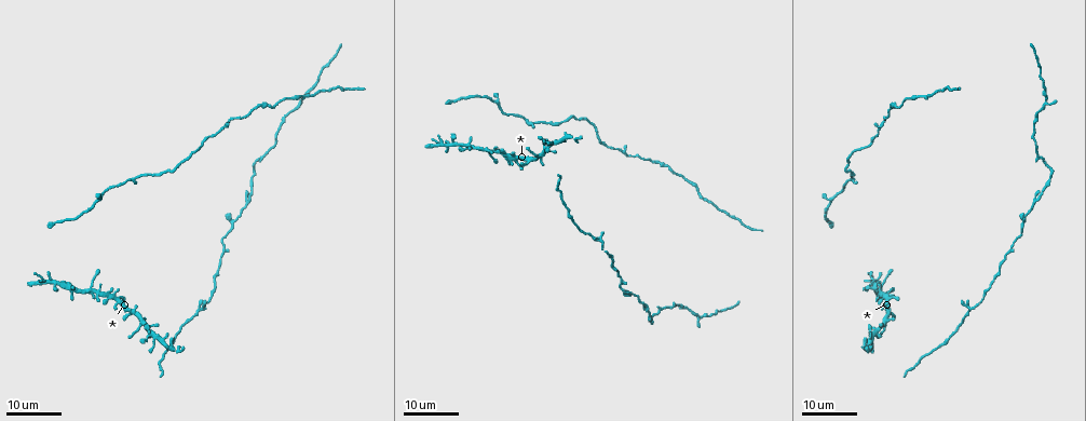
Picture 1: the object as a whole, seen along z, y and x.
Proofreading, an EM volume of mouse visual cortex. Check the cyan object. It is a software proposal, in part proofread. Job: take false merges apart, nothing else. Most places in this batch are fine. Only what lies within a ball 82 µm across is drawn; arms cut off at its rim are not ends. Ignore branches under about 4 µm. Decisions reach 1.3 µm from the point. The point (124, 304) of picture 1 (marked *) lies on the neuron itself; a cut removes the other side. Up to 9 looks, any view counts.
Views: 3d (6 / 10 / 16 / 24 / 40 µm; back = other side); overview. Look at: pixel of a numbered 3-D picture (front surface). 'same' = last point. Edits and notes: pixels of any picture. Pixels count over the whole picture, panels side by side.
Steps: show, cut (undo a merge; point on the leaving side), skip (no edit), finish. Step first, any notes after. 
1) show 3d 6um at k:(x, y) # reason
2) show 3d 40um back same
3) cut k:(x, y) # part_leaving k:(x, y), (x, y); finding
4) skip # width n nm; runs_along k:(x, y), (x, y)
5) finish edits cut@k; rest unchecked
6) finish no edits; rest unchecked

show 3d 24um at 1:(541, 153) # four arms meet

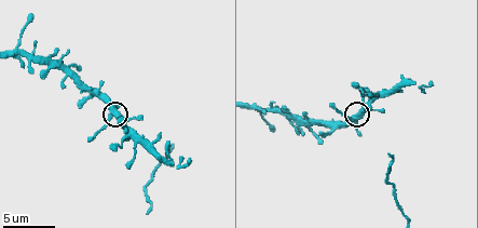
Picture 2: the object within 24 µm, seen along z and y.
show 3d 10um at 2:(358, 116) # zoom in

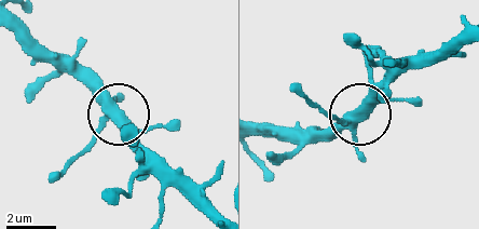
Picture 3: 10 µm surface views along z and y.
skip # arms 4; one neuron here

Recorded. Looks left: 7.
show 3d 24um at 1:(595, 241) # two arms at a narrow angle

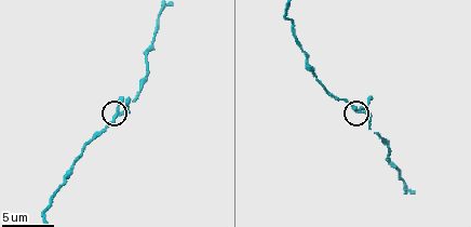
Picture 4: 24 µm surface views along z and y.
show 3d 10um at 4:(117, 117)

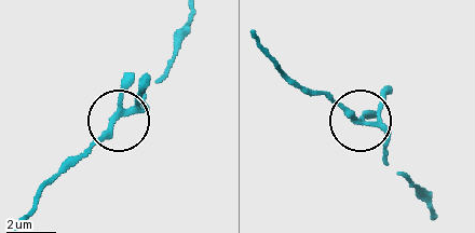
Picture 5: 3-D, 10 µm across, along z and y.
show 3d 6um at 5:(359, 120)

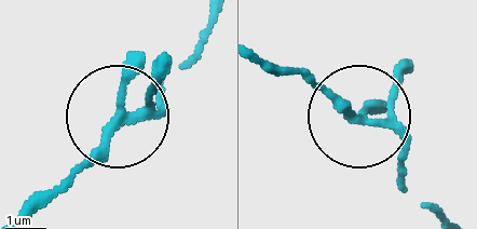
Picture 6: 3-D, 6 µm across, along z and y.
skip # arms 4; continuous, no second neuron

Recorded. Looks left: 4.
show 3d 24um at 1:(234, 221) # thick turns thin

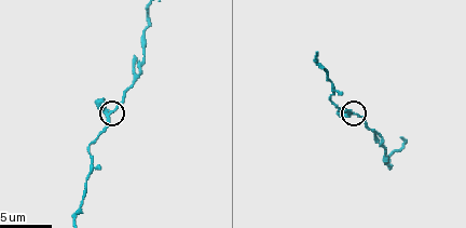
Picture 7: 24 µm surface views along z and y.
show 3d 10um at 7:(110, 111) # zoom in

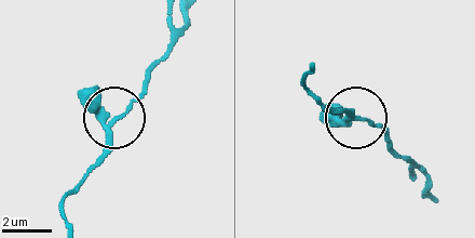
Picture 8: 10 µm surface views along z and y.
skip # all the same neuron

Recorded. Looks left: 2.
show 3d 16um at 1:(1044, 101) # narrows sharply

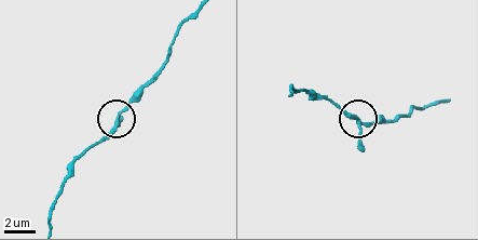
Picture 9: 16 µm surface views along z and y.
show 3d 10um at 9:(120, 114)

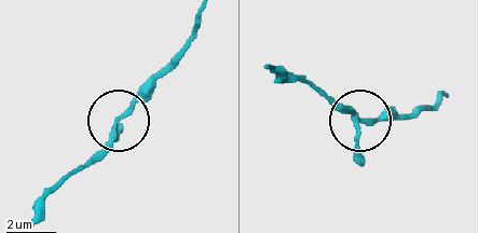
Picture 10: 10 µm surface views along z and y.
skip # arms 3; runs_along 10:(267, 68), (300, 76), (355, 120), (368, 123), (403, 118); continuous, no second neuron

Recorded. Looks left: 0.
finish no edits; rest unchecked

